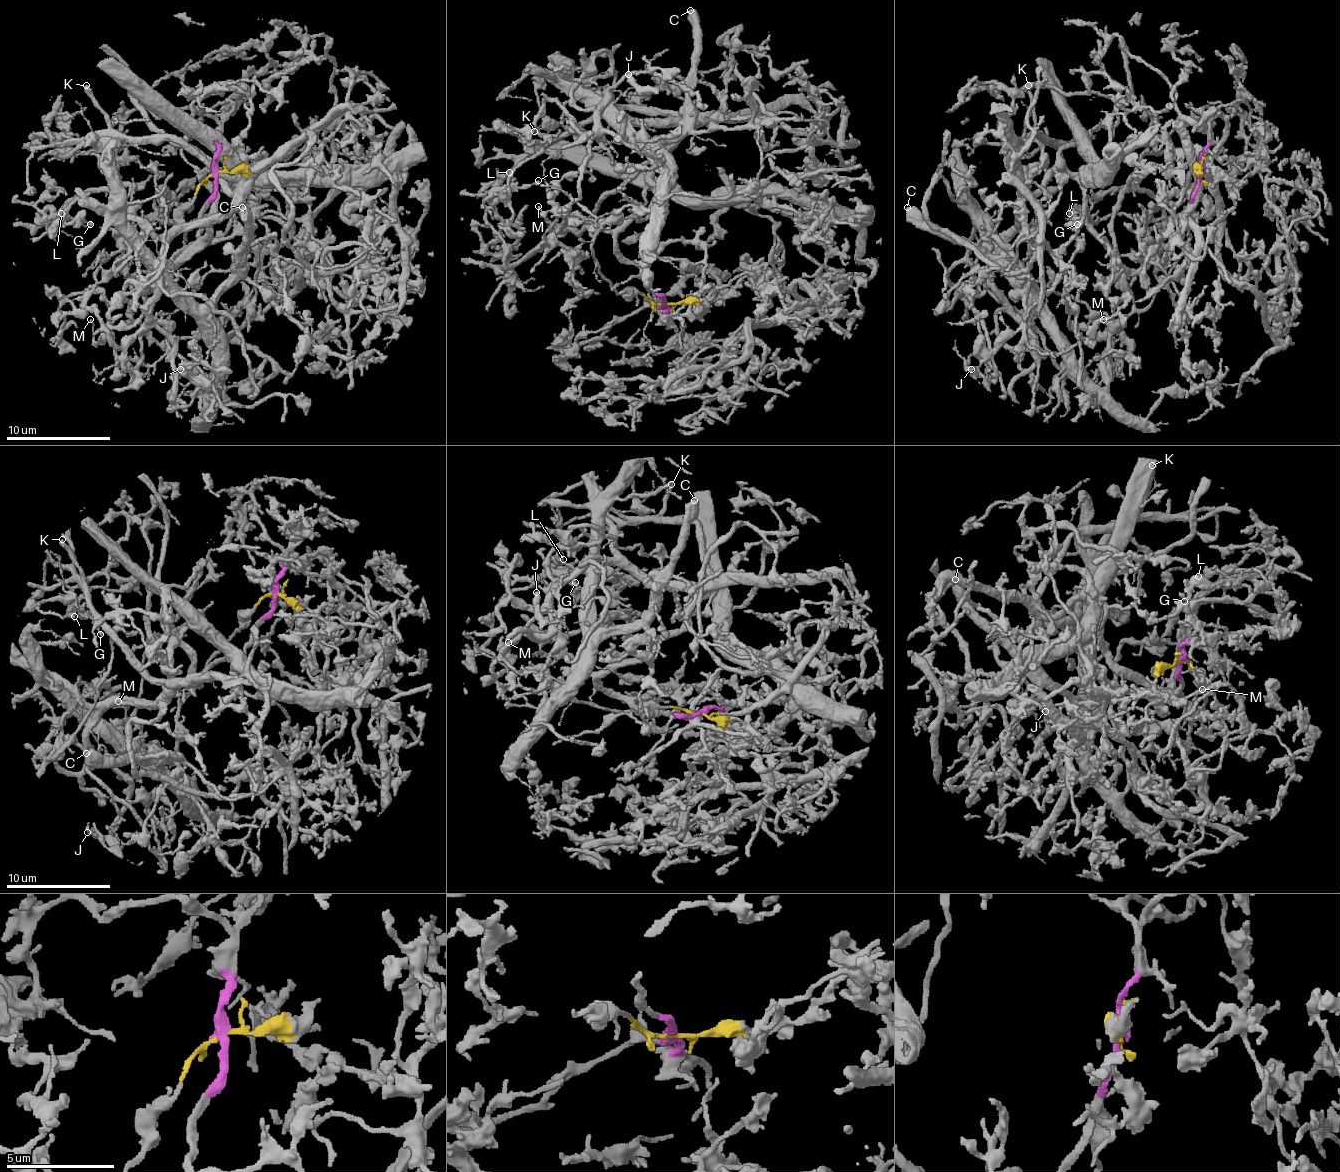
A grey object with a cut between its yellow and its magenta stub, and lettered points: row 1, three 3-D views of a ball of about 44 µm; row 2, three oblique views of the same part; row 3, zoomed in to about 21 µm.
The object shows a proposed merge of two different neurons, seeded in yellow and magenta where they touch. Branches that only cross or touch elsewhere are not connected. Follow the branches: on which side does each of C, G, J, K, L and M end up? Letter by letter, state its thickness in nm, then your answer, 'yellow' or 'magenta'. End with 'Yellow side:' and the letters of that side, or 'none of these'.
C: 550 nm | yellow
G: 220 nm | magenta
J: 460 nm | magenta
K: 380 nm | magenta
L: 280 nm | magenta
M: 130 nm | magenta
Yellow side: C

